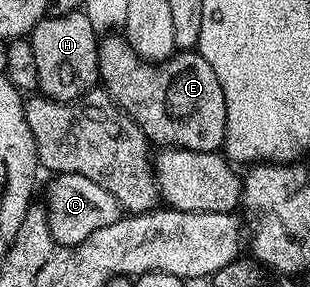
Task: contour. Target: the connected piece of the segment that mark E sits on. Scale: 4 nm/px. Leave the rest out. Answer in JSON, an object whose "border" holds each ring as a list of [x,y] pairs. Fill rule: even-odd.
{"border":[[[123,36],[104,37],[99,44],[99,77],[102,89],[140,126],[148,143],[159,148],[178,148],[210,154],[223,150],[223,141],[227,135],[225,92],[221,88],[221,80],[217,80],[217,72],[209,68],[209,60],[205,60],[197,52],[175,52],[158,68],[152,68],[135,54]]]}

